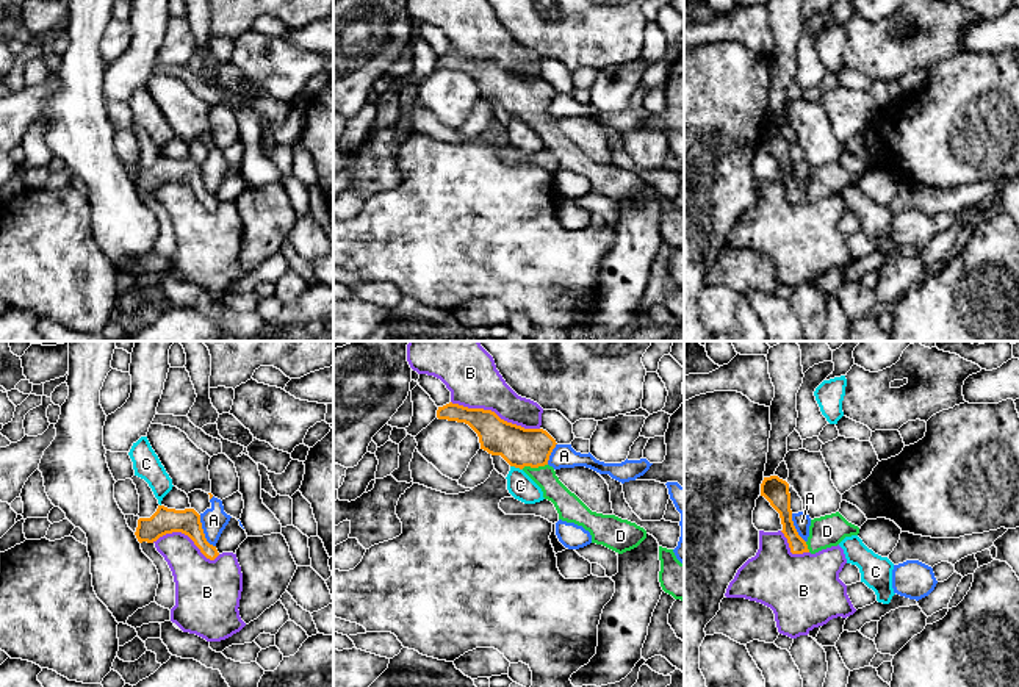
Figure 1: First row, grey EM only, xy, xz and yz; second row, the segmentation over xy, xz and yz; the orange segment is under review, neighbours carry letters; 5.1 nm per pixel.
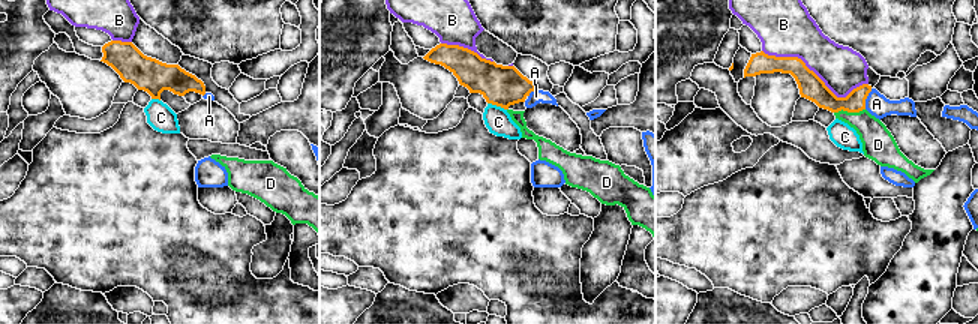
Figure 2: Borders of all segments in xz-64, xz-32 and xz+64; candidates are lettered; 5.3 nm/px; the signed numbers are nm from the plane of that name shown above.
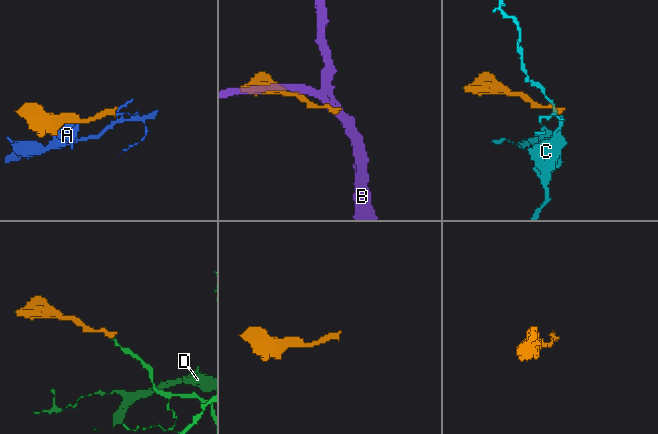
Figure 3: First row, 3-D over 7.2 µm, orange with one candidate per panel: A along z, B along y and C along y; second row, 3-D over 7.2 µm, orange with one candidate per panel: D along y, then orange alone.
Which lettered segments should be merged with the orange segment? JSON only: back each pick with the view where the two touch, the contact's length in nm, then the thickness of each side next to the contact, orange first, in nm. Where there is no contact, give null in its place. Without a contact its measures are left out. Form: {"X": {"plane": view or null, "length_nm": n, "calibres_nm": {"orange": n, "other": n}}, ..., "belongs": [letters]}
{"D": {"plane": "xz", "length_nm": 140, "calibres_nm": {"orange": 200, "other": 120}}, "belongs": ["D"]}

